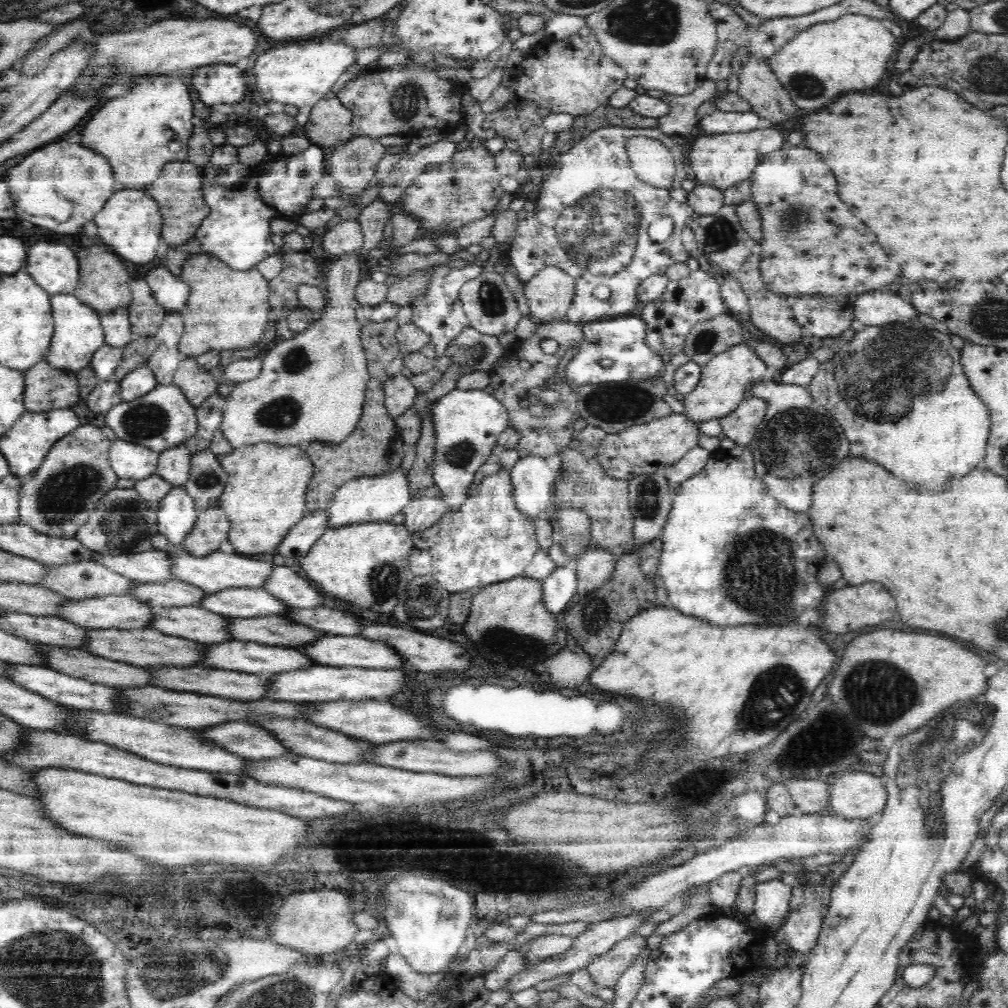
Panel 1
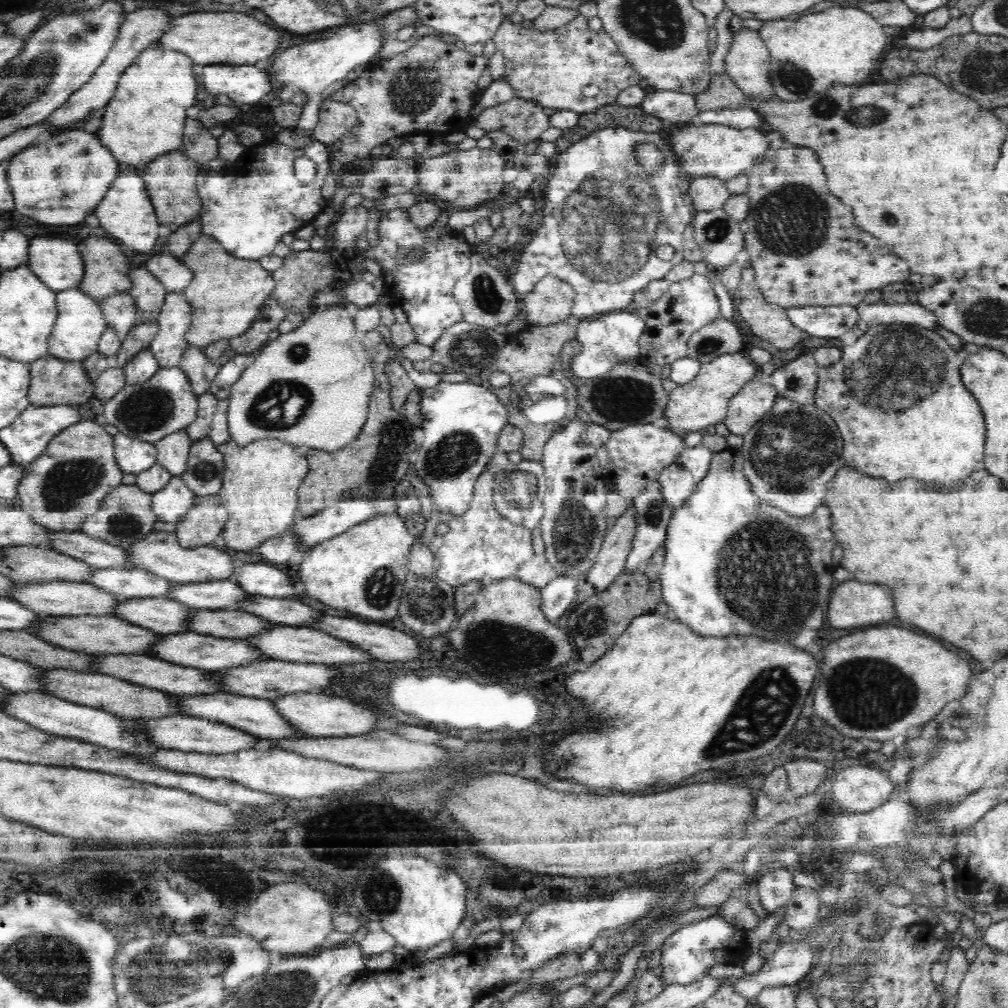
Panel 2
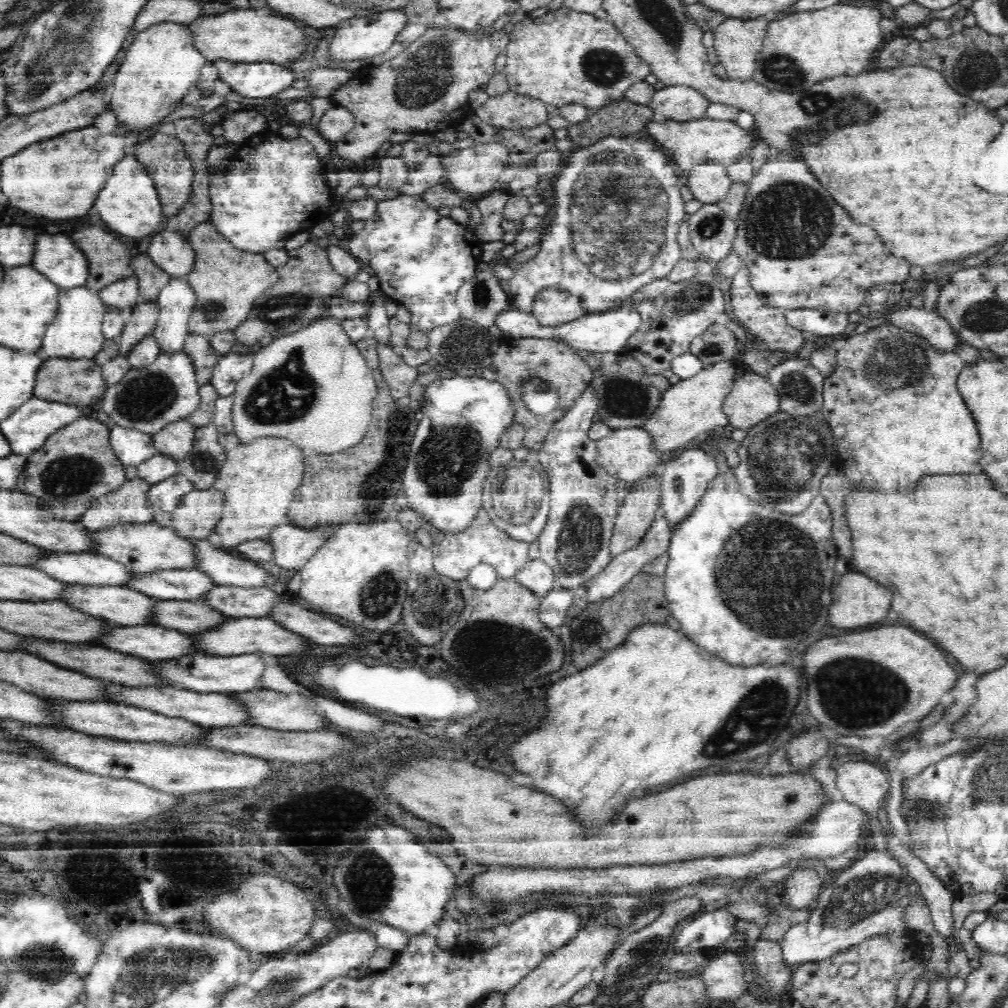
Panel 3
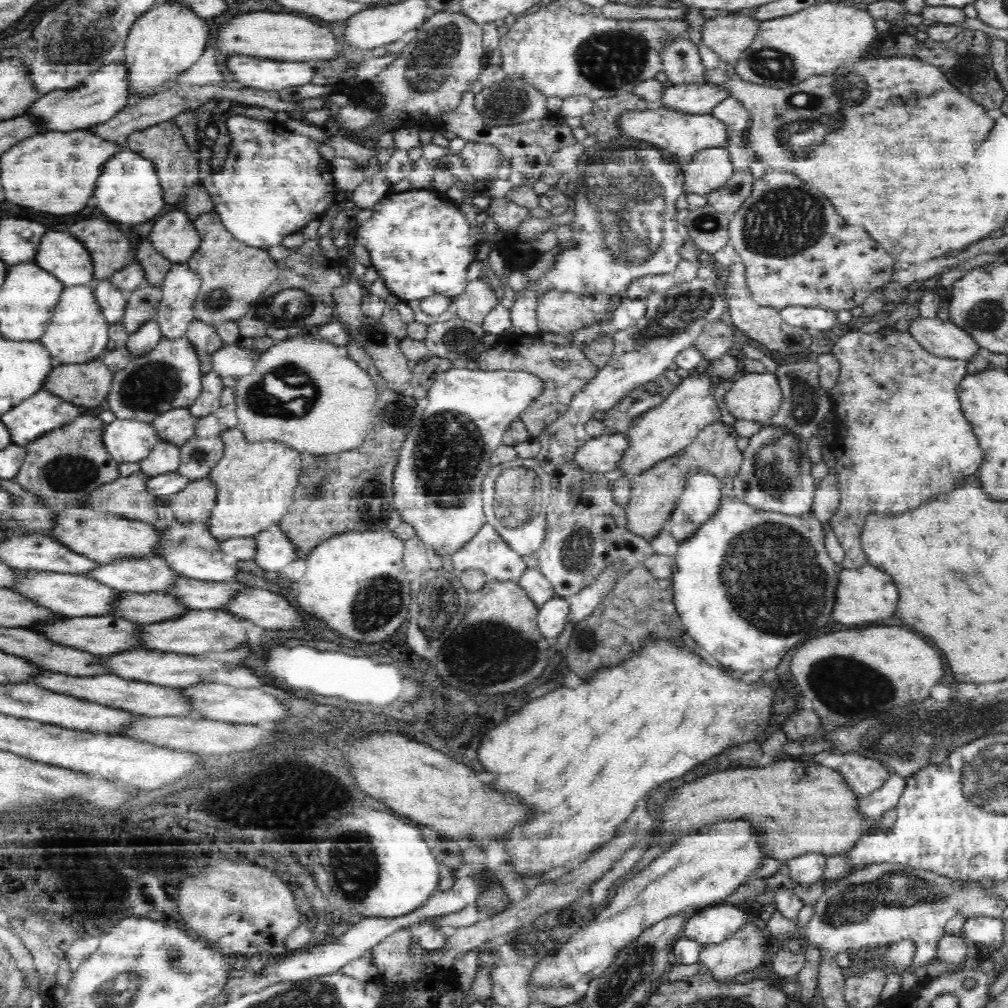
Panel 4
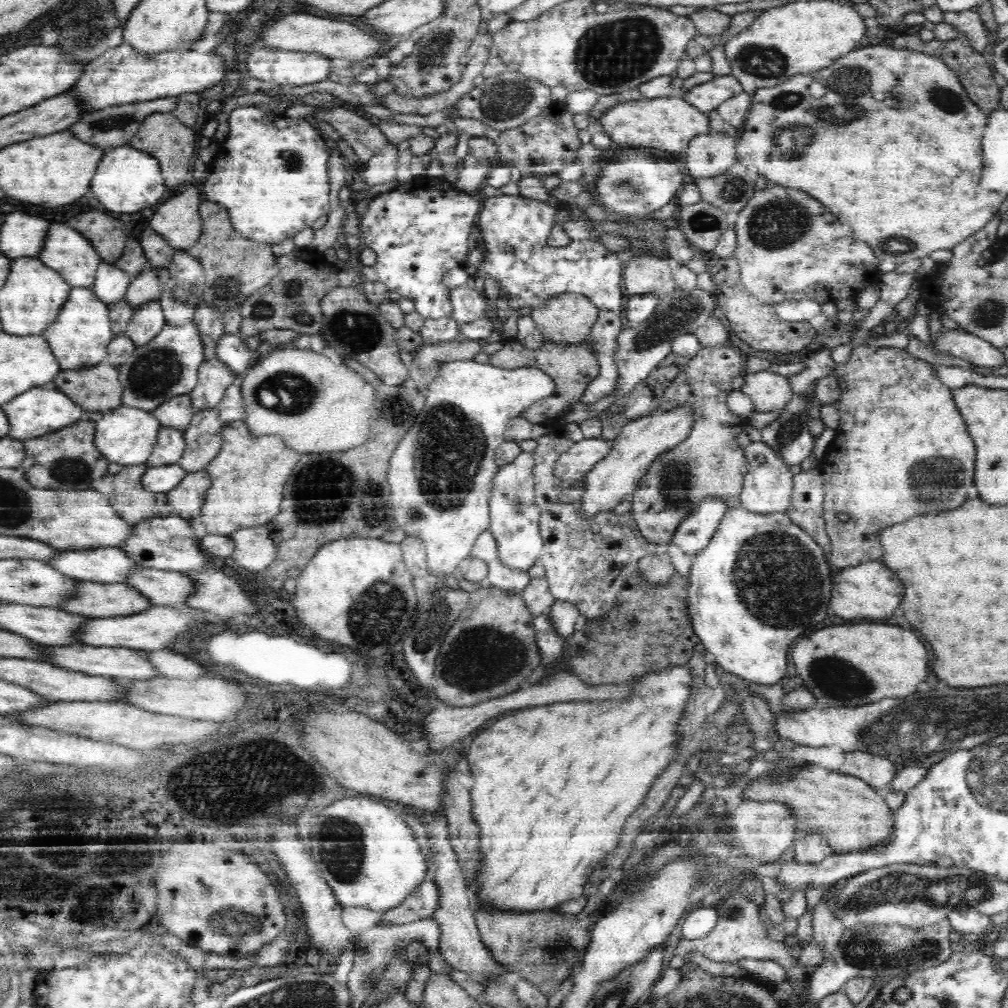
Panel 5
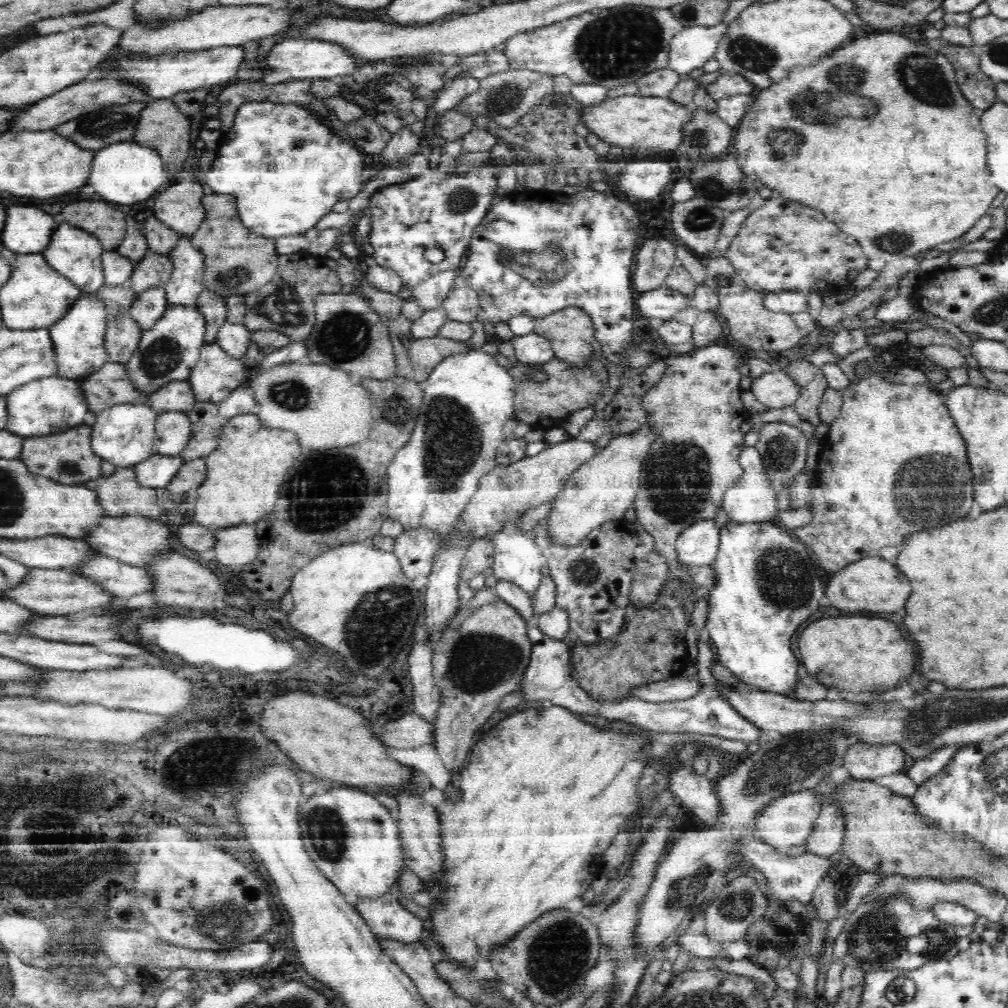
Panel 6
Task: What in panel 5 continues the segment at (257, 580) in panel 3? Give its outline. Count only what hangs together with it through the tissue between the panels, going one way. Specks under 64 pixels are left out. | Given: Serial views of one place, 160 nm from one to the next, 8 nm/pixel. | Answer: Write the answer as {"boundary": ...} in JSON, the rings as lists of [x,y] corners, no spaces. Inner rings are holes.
{"boundary":[[[173,513],[166,518],[157,517],[132,524],[126,540],[118,545],[127,558],[135,560],[145,568],[158,568],[164,571],[173,571],[182,574],[188,570],[204,570],[212,567],[212,562],[202,551],[201,540],[196,538],[190,520],[181,518]]]}

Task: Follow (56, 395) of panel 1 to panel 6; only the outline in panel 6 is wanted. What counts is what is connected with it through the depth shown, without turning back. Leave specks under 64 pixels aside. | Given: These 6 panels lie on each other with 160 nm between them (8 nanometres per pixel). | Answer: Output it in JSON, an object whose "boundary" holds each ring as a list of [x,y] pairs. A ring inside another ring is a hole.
{"boundary":[[[108,361],[93,375],[80,381],[92,412],[101,412],[117,404],[148,403],[148,393],[133,384],[124,364]]]}

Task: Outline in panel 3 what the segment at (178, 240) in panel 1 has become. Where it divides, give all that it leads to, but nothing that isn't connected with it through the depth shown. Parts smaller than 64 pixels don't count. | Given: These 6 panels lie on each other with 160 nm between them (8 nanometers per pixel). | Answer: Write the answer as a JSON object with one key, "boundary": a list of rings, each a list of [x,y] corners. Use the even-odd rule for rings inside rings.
{"boundary":[[[154,132],[148,138],[143,137],[135,145],[135,157],[146,166],[154,180],[164,218],[170,219],[176,216],[180,208],[188,202],[193,188],[193,164],[187,157],[183,142],[180,142],[176,136]]]}

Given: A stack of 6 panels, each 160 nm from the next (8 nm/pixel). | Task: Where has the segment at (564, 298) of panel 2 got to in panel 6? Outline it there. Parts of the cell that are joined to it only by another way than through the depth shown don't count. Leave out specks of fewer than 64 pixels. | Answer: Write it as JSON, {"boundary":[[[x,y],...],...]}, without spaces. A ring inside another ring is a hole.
{"boundary":[[[564,308],[534,322],[533,331],[551,342],[555,358],[570,366],[584,367],[590,363],[588,358],[596,358],[596,352],[600,352],[602,343],[592,328],[591,316],[578,308]]]}

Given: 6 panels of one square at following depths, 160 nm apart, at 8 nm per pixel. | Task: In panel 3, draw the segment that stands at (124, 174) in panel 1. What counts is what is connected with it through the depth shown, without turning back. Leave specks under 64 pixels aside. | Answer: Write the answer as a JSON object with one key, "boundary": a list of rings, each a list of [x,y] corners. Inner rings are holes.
{"boundary":[[[164,21],[138,32],[126,56],[115,73],[110,94],[109,109],[123,126],[120,134],[136,134],[154,128],[185,101],[196,94],[200,70],[207,64],[197,48],[190,26],[181,22]]]}

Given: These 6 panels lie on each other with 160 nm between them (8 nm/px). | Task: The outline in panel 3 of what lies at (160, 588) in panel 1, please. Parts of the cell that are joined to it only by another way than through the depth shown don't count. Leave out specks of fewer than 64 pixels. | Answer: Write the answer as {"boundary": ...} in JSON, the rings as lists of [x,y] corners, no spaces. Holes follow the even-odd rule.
{"boundary":[[[51,552],[47,557],[42,556],[38,561],[34,564],[35,569],[67,584],[125,586],[125,582],[134,576],[134,573],[128,571],[124,564],[115,562],[108,556],[99,555],[97,552]]]}

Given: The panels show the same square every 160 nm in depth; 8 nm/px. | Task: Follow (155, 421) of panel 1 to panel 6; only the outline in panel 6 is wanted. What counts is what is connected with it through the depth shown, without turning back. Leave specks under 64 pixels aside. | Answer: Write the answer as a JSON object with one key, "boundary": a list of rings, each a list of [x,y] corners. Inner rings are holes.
{"boundary":[[[169,305],[158,323],[144,331],[136,352],[125,362],[130,379],[148,396],[170,382],[189,380],[205,342],[206,321],[196,305]]]}

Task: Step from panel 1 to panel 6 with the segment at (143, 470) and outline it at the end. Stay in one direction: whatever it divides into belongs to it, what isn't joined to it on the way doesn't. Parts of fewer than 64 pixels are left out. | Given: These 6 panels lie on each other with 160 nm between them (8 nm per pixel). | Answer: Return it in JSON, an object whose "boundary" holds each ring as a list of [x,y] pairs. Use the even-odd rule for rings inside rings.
{"boundary":[[[149,403],[117,404],[96,414],[92,426],[91,447],[100,459],[109,460],[116,467],[129,467],[146,460],[153,453],[155,424],[159,416]]]}

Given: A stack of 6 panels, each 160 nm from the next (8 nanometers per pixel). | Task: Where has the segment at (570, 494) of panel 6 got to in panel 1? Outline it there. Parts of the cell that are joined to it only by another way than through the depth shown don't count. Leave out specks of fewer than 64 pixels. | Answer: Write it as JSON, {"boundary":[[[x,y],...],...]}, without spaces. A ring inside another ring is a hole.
{"boundary":[[[744,342],[730,347],[726,352],[713,356],[702,366],[701,378],[691,392],[684,393],[682,404],[686,407],[683,416],[689,422],[706,422],[730,414],[744,397],[748,396],[751,382],[759,382],[768,365],[758,357],[756,351]]]}

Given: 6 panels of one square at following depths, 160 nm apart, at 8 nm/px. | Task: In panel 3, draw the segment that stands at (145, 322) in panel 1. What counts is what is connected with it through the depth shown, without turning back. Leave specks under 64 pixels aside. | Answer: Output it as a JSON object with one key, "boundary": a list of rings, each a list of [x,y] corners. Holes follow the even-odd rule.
{"boundary":[[[147,253],[132,257],[131,265],[139,282],[140,301],[156,301],[159,292],[168,284],[171,276],[154,264]]]}

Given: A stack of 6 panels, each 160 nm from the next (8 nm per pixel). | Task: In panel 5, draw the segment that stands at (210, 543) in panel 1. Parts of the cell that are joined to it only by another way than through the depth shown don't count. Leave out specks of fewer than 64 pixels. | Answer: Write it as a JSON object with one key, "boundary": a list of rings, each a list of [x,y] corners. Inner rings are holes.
{"boundary":[[[205,469],[186,473],[176,488],[166,492],[173,513],[188,520],[200,516],[204,497],[210,487],[211,476]]]}

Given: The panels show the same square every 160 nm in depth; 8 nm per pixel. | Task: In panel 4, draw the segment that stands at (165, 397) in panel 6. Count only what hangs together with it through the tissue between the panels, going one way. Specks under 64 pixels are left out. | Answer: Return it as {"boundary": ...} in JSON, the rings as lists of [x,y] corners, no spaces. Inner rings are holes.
{"boundary":[[[174,408],[158,415],[152,423],[159,440],[182,447],[194,436],[196,422],[189,408]]]}

